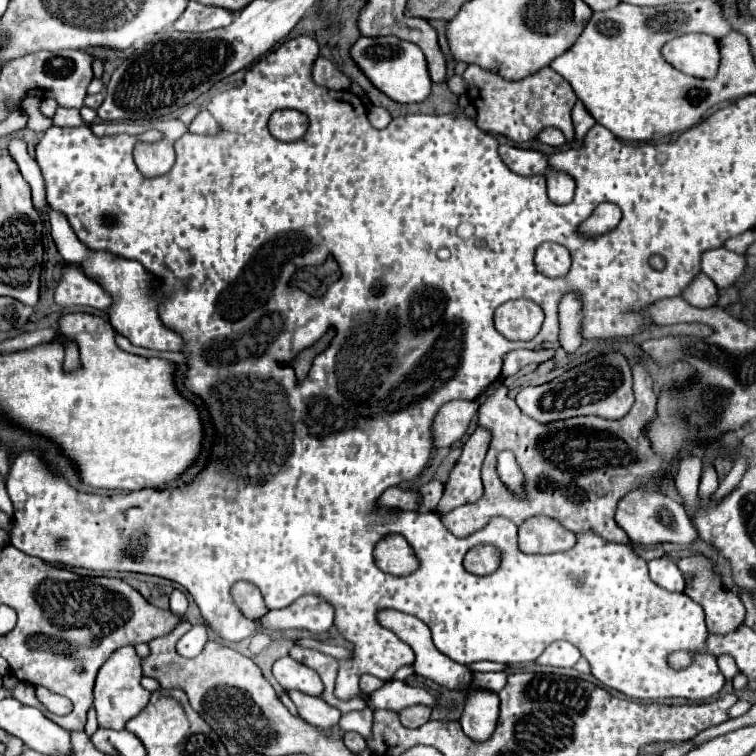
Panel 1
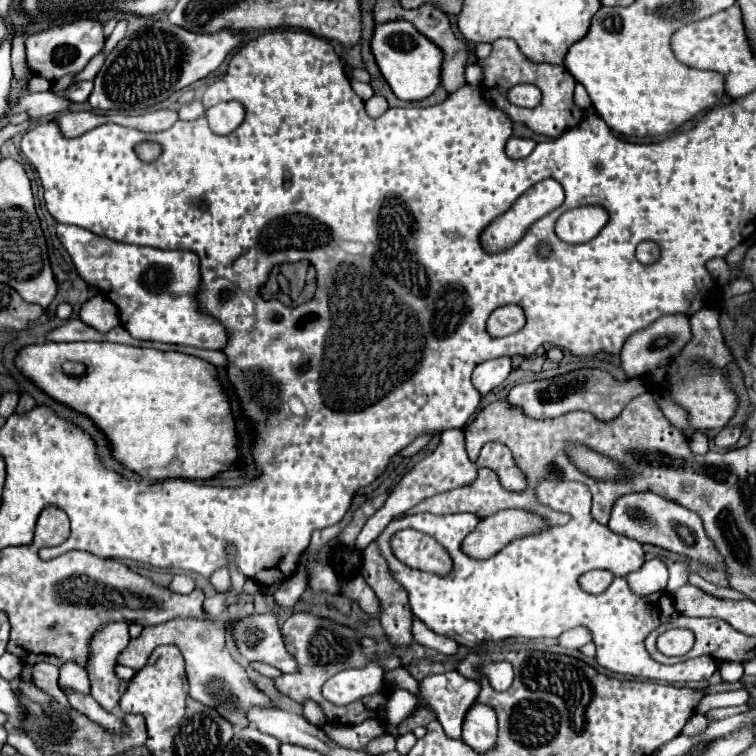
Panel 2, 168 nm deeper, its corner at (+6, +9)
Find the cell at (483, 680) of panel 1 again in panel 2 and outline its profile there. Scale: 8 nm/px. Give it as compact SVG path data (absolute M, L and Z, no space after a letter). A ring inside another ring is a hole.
M458 672L428 676L420 682L420 686L424 702L428 702L436 712L436 718L442 724L446 736L460 740L464 716L474 704L480 686Z

